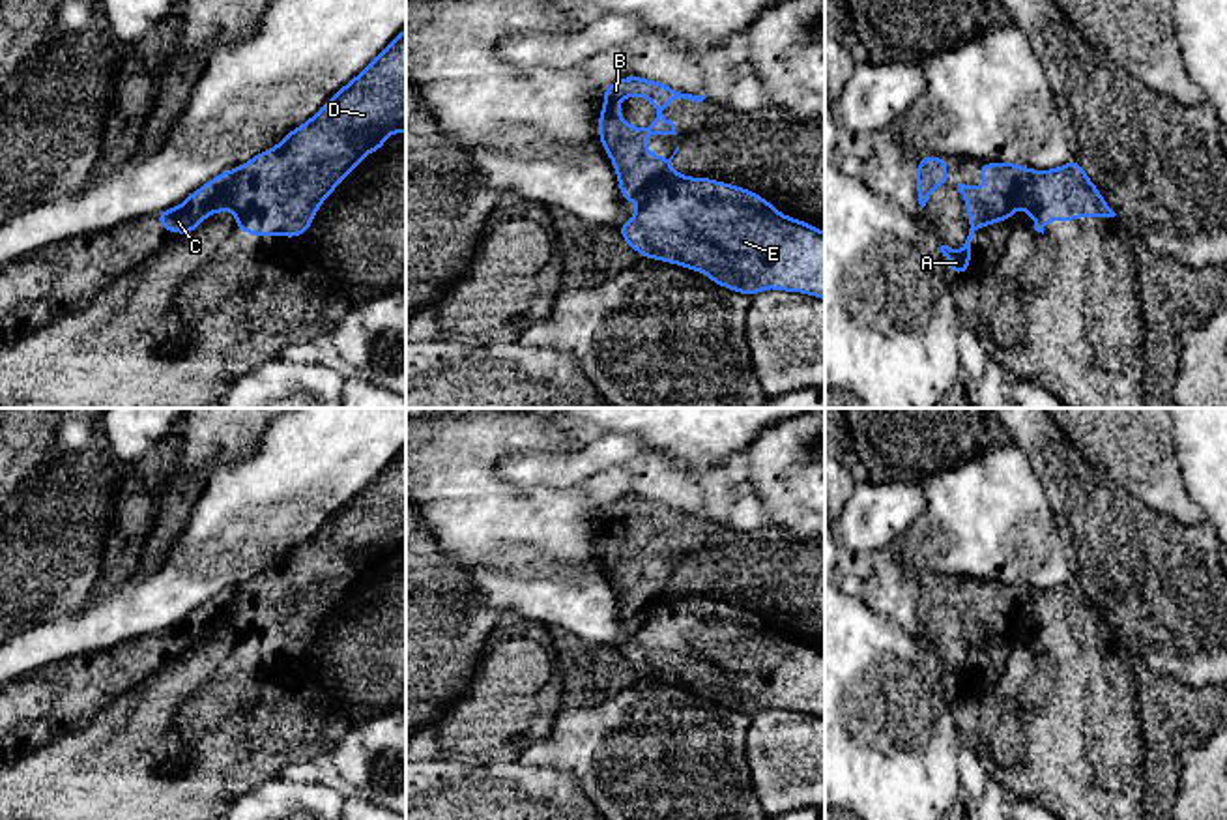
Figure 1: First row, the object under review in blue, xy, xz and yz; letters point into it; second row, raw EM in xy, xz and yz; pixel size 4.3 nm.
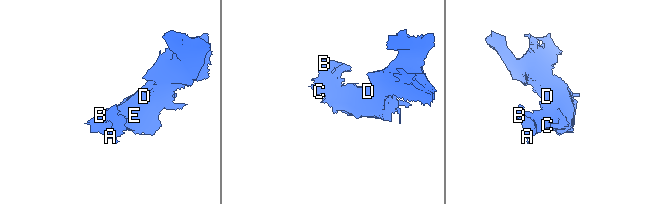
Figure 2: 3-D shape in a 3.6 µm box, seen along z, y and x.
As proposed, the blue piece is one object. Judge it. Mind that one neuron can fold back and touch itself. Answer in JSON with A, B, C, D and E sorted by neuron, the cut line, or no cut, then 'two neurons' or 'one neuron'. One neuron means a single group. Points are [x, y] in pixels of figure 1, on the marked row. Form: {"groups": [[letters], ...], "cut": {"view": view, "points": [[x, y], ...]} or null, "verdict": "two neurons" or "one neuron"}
{"groups": [["A", "B", "C"], ["D", "E"]], "cut": {"view": "xz", "points": [[681, 176], [663, 182], [642, 204]]}, "verdict": "two neurons"}

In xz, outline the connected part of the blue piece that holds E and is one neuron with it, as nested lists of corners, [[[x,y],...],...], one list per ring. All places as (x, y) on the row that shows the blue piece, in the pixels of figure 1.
[[[701,176],[666,182],[617,228],[643,258],[701,271],[713,283],[750,298],[776,288],[825,300],[825,232],[780,213],[748,189]]]

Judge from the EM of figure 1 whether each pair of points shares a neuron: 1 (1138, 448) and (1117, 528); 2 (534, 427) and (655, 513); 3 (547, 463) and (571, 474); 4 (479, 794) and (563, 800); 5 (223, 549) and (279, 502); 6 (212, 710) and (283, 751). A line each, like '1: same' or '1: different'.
1: different
2: different
3: same
4: same
5: same
6: same

